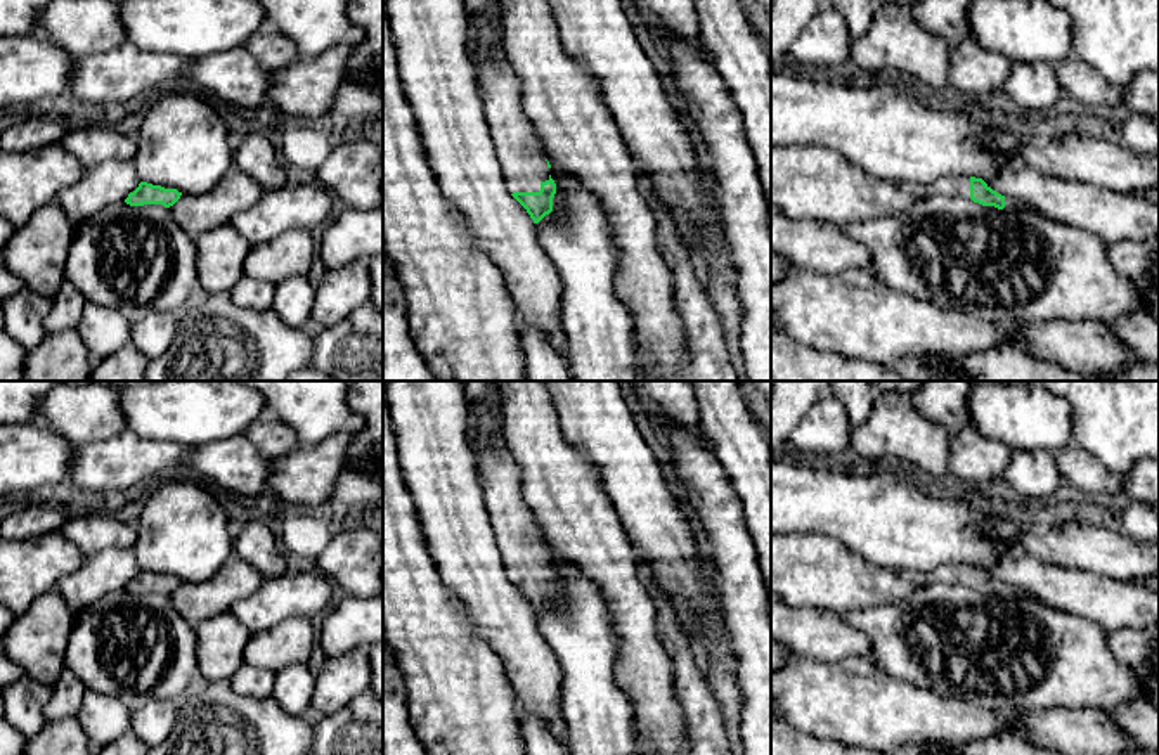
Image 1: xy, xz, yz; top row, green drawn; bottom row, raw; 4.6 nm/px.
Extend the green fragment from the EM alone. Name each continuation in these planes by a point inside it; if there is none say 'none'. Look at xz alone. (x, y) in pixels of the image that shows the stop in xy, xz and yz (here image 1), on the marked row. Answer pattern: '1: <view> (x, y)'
1: xz (524, 168)

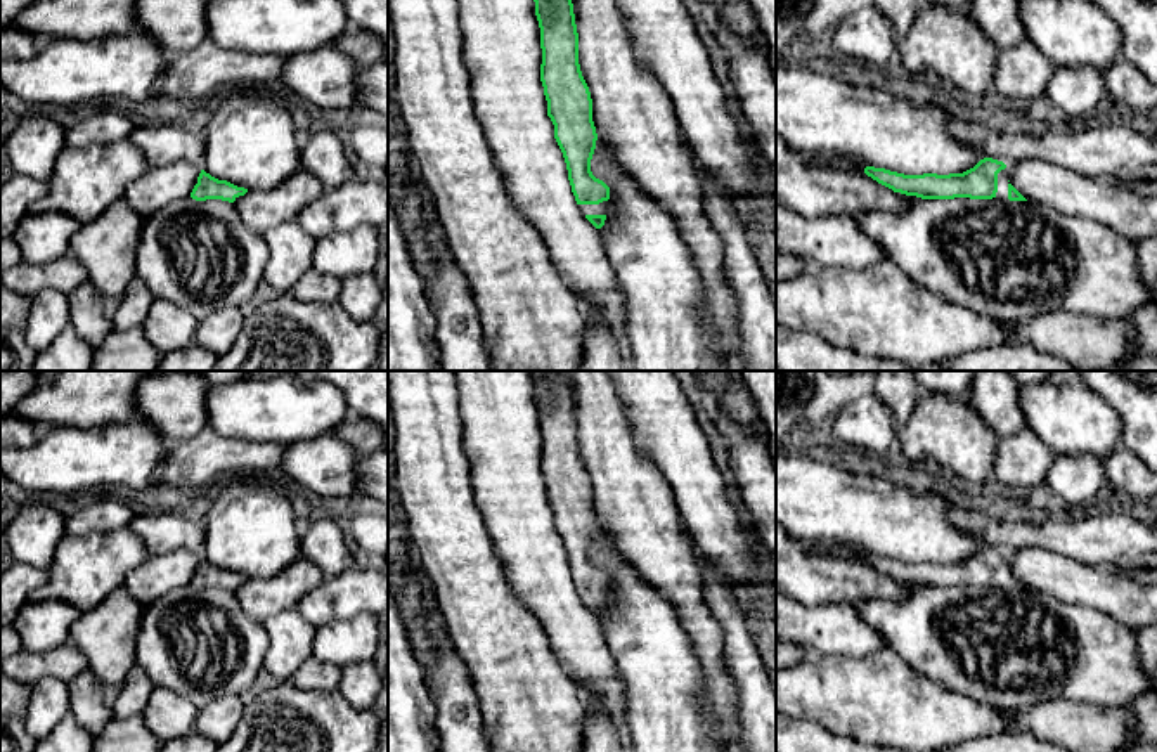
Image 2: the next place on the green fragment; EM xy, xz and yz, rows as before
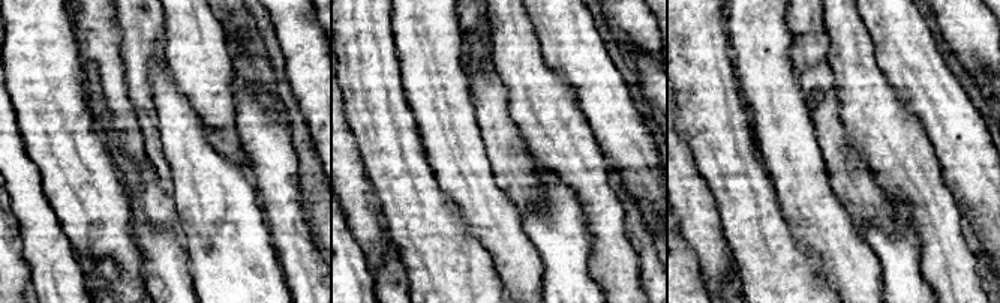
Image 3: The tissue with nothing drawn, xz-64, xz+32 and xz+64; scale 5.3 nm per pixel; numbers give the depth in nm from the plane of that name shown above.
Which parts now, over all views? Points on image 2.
1: yz (1003, 182)

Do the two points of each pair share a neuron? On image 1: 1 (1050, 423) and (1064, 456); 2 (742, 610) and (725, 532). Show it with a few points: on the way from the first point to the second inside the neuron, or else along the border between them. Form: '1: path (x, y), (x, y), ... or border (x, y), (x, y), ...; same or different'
1: border (1071, 440), (1052, 452); different
2: path (738, 591), (735, 586), (733, 551); same

